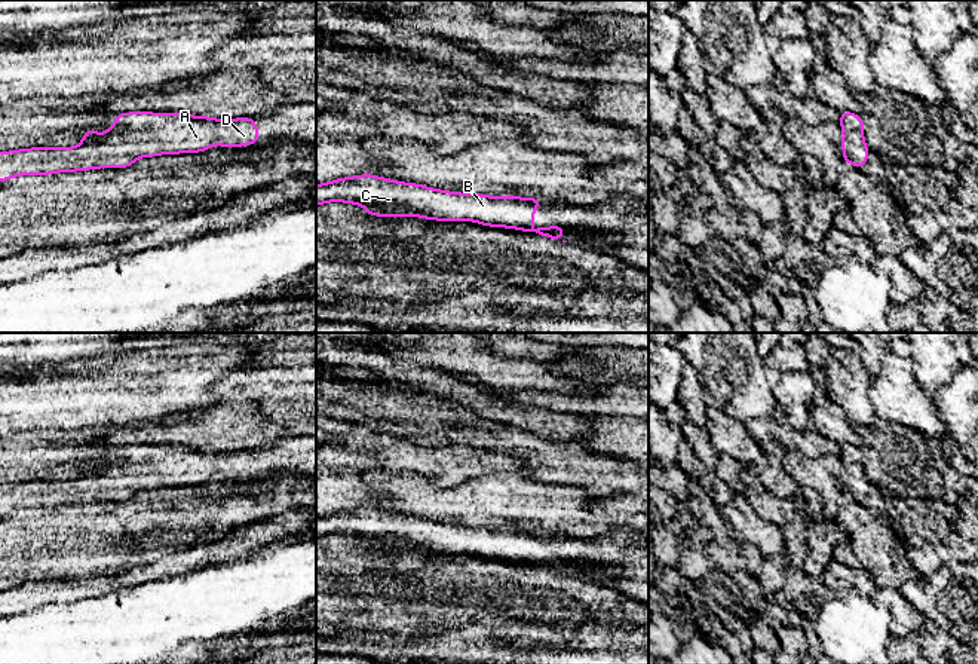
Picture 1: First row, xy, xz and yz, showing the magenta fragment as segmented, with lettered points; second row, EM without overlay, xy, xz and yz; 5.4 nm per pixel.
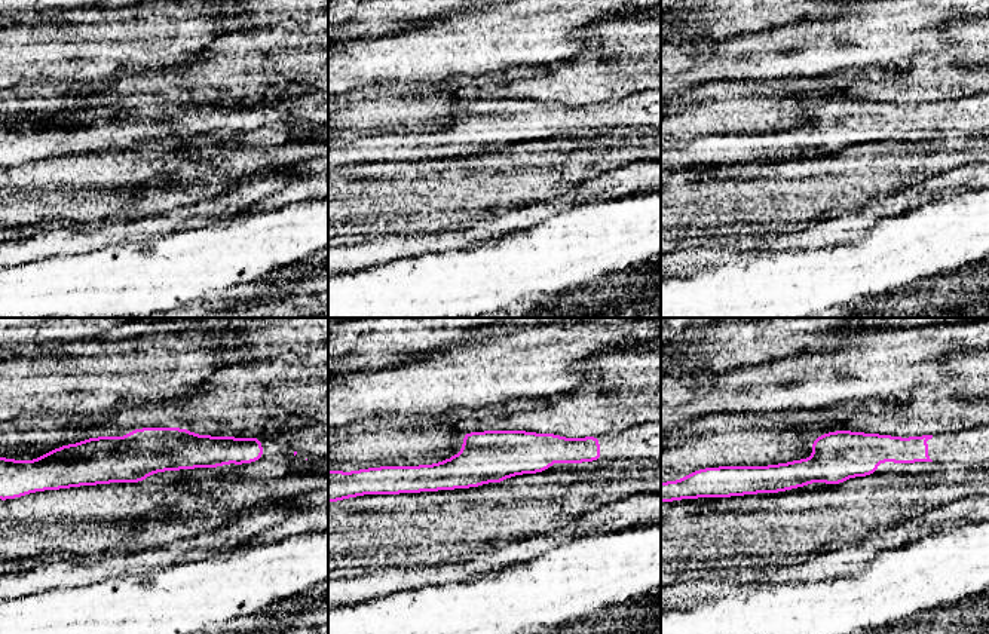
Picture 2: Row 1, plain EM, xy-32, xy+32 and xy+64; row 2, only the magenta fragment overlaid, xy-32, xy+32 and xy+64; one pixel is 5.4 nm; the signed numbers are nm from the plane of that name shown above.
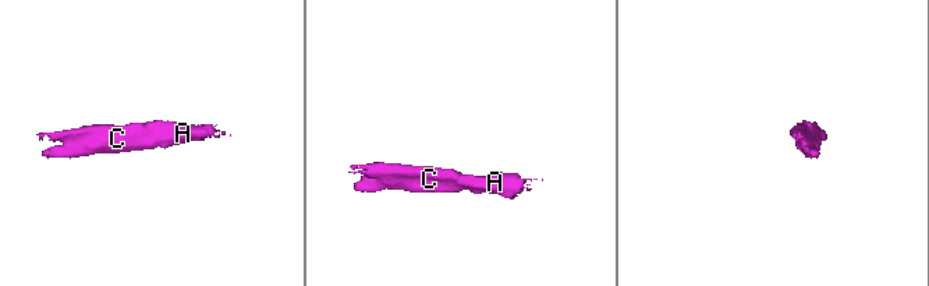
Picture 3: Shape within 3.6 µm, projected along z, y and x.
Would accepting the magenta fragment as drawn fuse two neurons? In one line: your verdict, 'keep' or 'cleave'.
keep

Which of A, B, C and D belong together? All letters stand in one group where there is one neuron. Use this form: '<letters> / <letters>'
A B C D

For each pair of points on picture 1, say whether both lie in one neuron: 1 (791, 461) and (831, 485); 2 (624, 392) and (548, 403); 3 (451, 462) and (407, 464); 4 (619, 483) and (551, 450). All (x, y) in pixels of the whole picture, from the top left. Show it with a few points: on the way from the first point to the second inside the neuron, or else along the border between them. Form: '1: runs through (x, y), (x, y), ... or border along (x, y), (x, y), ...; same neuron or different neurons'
1: runs through (802, 467), (821, 474); same neuron
2: runs through (604, 401), (567, 403); same neuron
3: runs through (441, 462), (417, 462); same neuron
4: runs through (603, 477), (586, 470), (576, 459), (567, 458); same neuron

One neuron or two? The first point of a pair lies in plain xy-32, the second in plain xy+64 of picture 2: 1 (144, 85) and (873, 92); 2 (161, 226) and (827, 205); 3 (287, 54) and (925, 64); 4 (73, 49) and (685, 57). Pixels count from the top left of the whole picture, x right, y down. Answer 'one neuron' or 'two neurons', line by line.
1: one neuron
2: two neurons
3: one neuron
4: two neurons

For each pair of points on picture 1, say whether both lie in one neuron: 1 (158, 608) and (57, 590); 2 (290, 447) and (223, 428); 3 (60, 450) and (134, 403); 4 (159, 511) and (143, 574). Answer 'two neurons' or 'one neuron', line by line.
1: two neurons
2: two neurons
3: two neurons
4: two neurons

